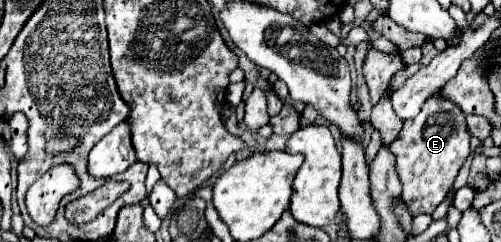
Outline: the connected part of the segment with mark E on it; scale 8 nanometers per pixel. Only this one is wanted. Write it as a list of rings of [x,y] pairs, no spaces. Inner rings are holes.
[[[433,94],[417,118],[403,122],[399,136],[391,144],[391,152],[397,156],[403,200],[409,204],[415,216],[431,214],[445,200],[459,174],[459,168],[471,154],[463,112],[459,112],[459,106],[451,104],[451,100],[443,100],[443,96]]]

